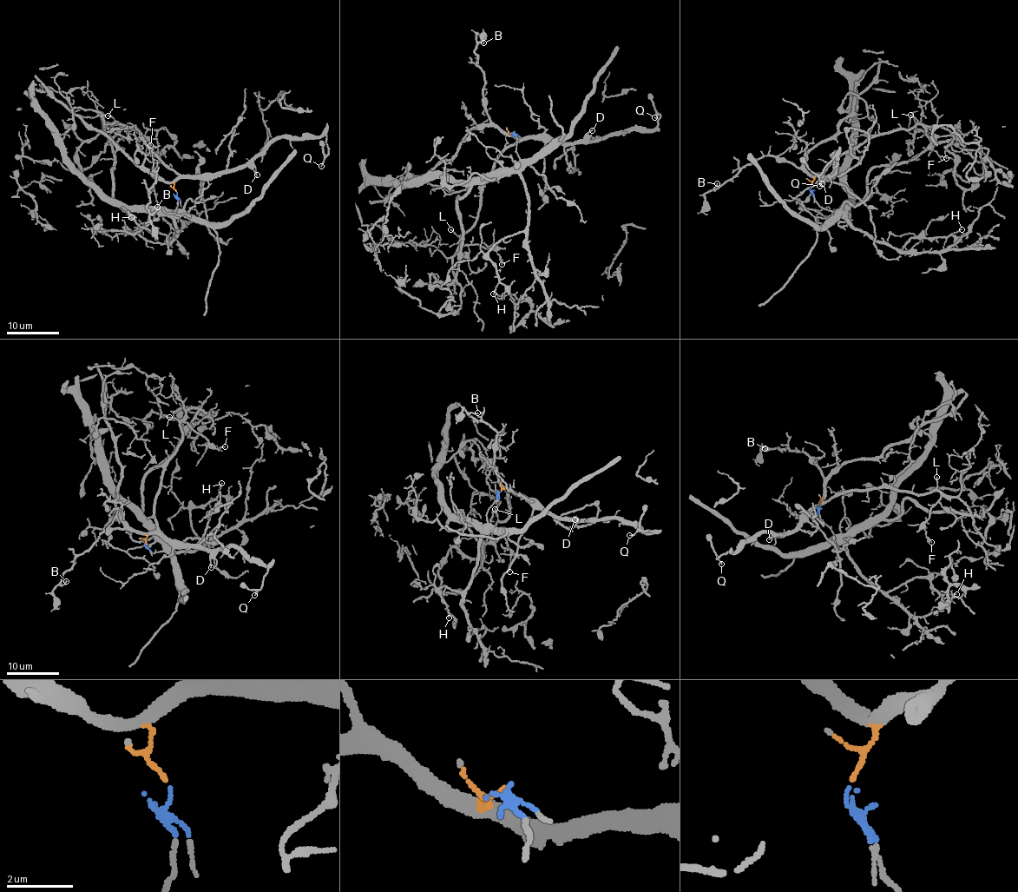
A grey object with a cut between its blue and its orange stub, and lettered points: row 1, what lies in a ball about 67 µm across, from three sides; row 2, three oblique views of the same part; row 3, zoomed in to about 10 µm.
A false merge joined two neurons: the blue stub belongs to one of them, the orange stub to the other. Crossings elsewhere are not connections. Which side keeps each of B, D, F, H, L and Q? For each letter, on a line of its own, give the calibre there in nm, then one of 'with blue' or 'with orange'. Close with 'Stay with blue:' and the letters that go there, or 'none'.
B: 100 nm | with orange
D: 130 nm | with orange
F: 70 nm | with orange
H: 110 nm | with blue
L: 100 nm | with orange
Q: 120 nm | with orange
Stay with blue: H

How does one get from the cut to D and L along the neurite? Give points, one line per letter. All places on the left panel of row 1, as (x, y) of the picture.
D: (176, 191), (174, 183), (179, 178), (241, 169), (246, 166), (257, 174)
L: (176, 191), (174, 182), (180, 176), (144, 142), (133, 126), (123, 126), (108, 115)

